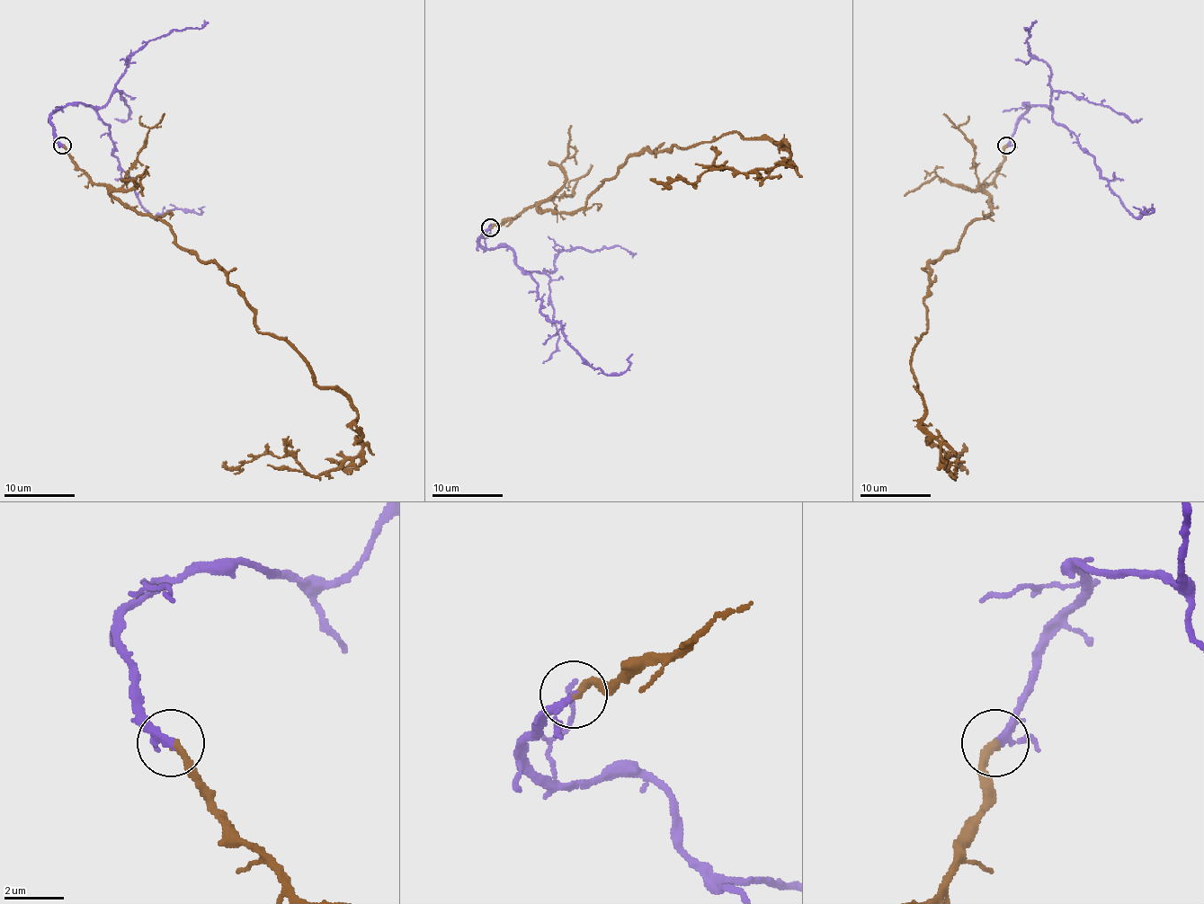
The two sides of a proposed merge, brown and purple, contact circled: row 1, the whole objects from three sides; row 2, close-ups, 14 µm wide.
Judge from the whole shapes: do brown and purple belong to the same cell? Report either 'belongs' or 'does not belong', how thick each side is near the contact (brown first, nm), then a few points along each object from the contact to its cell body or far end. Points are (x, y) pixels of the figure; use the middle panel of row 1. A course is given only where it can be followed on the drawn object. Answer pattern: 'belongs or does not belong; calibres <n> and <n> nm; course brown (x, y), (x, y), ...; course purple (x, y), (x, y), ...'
belongs; calibres 240 and 200 nm; course brown (490, 226), (534, 206), (576, 213), (644, 151), (736, 133), (784, 142), (789, 159), (651, 181); course purple (490, 226), (479, 243), (509, 248), (538, 287), (539, 310), (580, 354), (605, 374), (621, 374), (632, 354)

